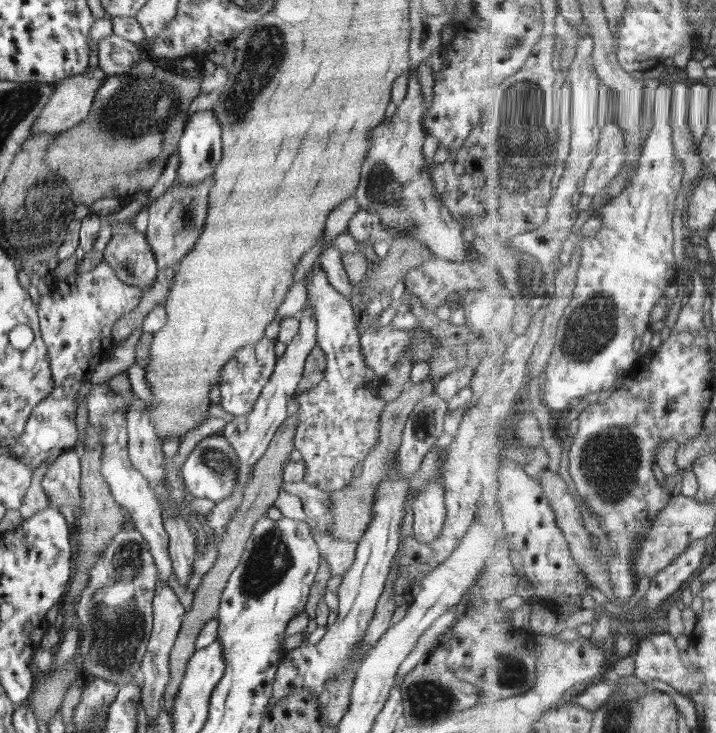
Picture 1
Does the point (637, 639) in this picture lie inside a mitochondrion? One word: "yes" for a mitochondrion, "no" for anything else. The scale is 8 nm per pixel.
no

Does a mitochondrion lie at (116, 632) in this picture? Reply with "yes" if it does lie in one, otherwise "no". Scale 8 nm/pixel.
yes

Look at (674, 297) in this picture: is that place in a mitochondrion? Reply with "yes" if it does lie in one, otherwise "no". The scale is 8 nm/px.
no

